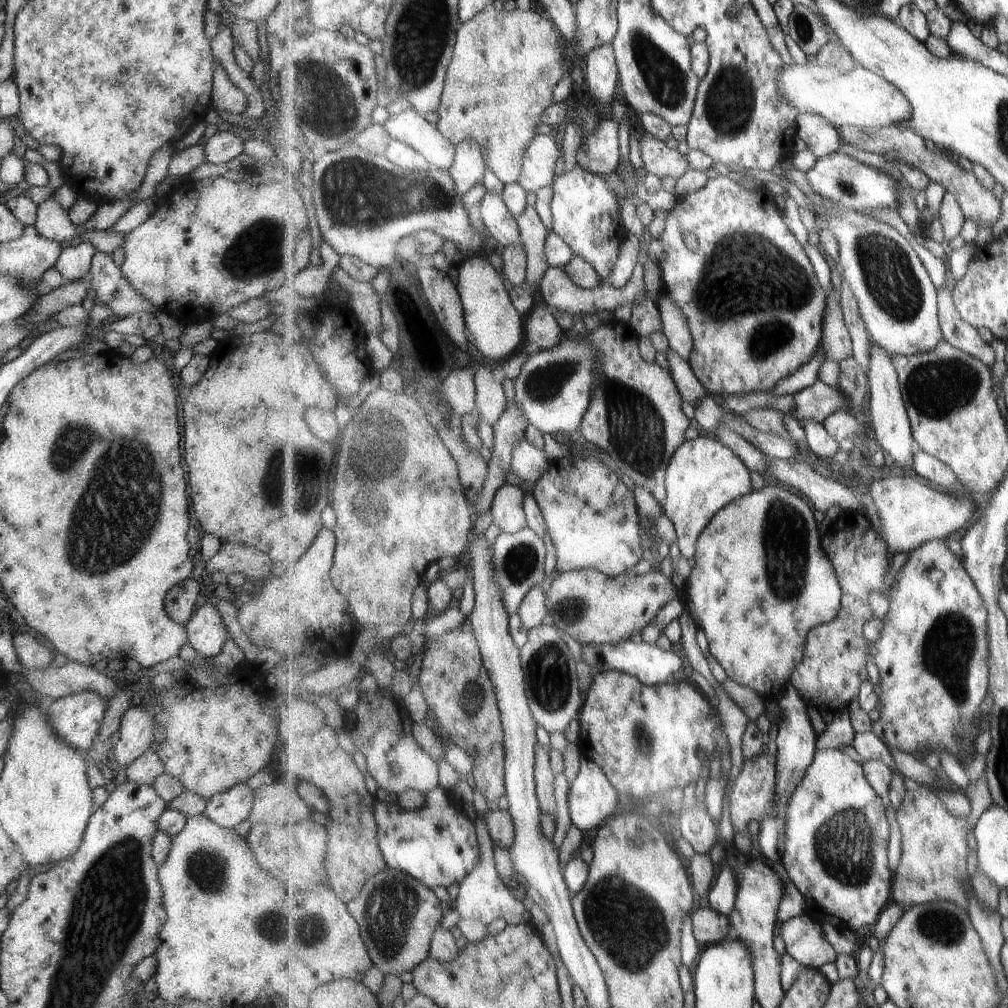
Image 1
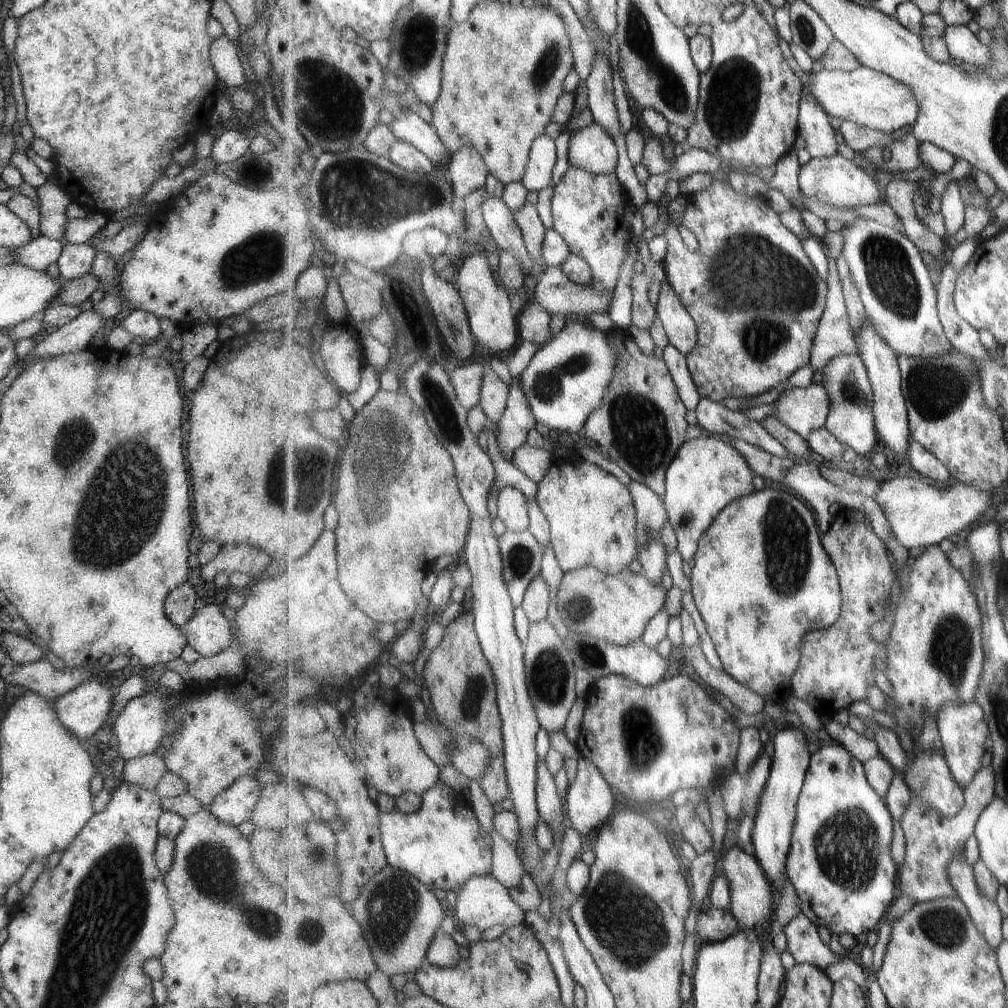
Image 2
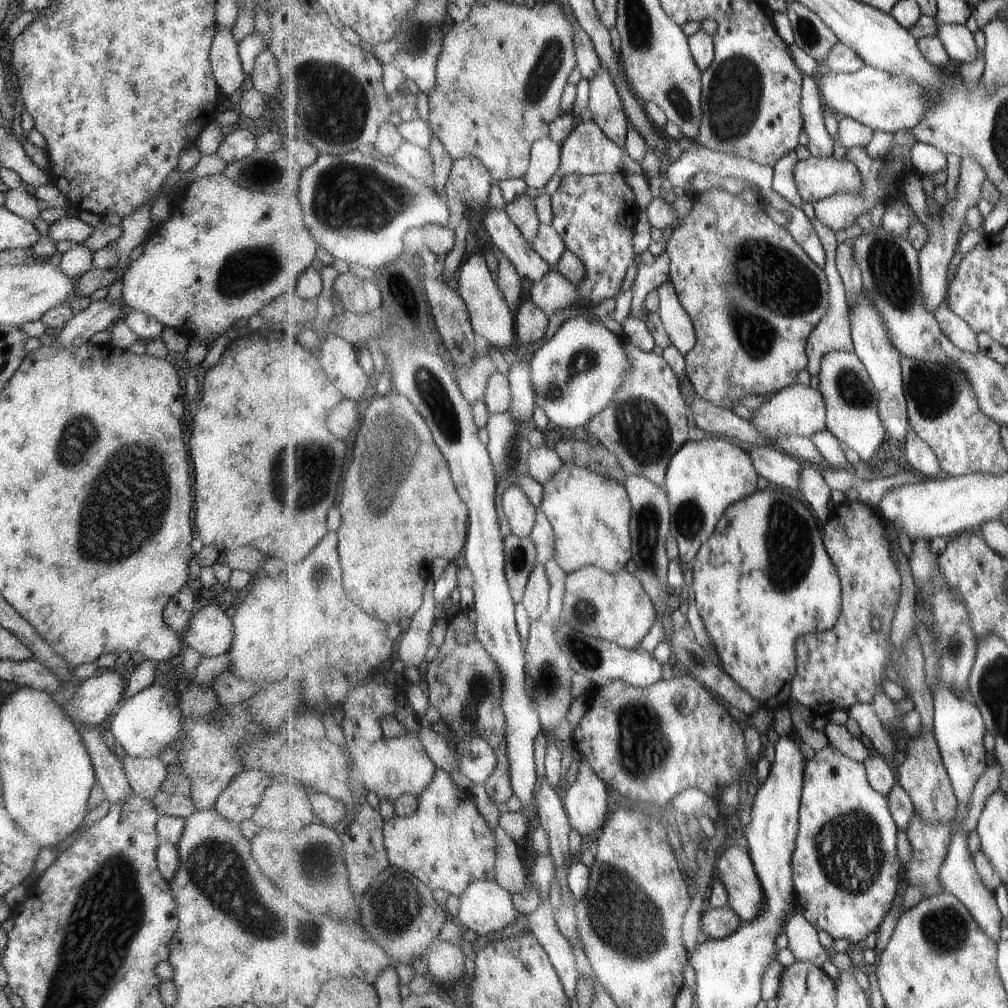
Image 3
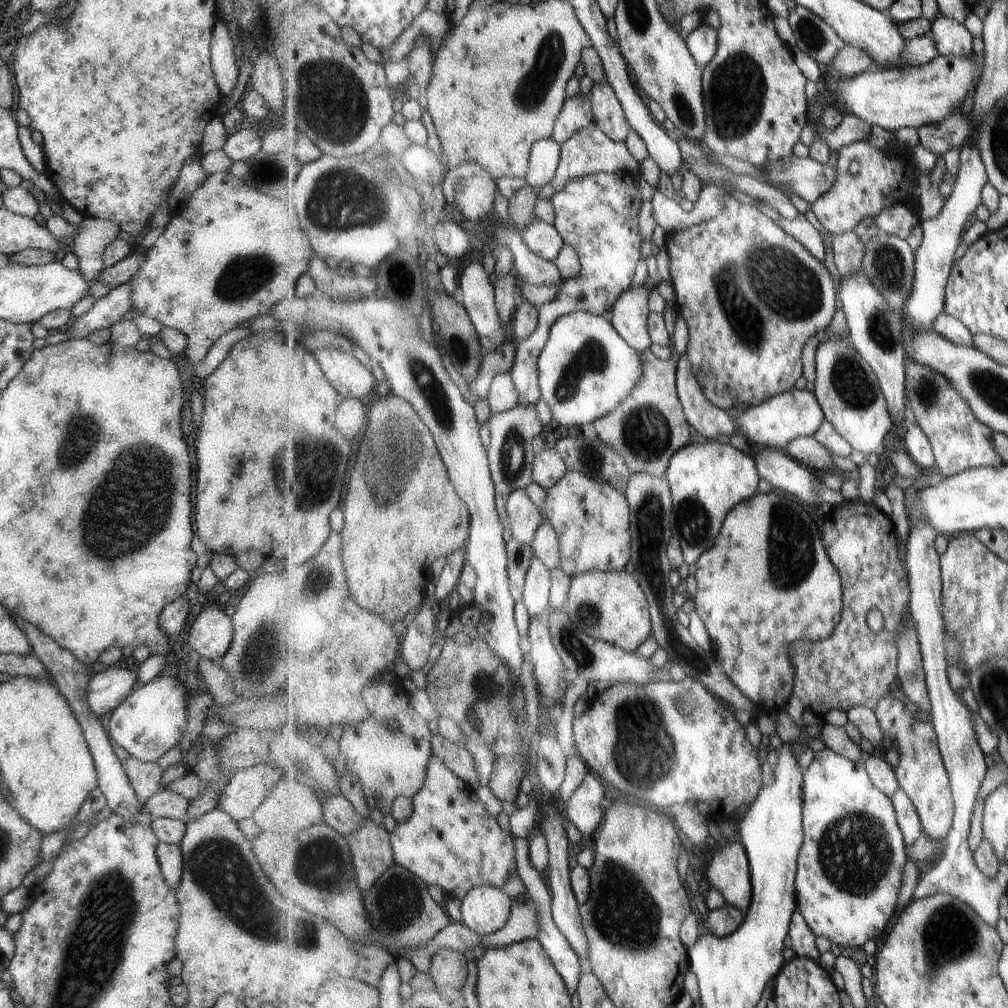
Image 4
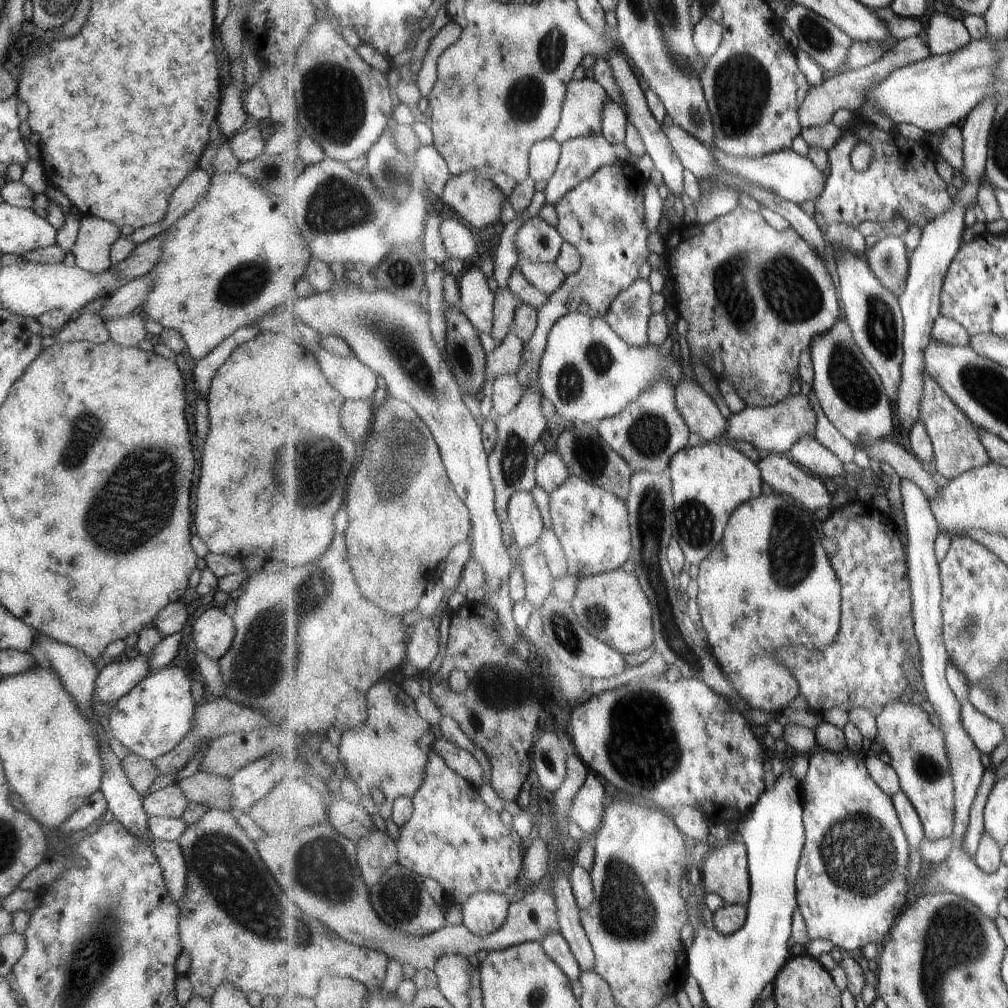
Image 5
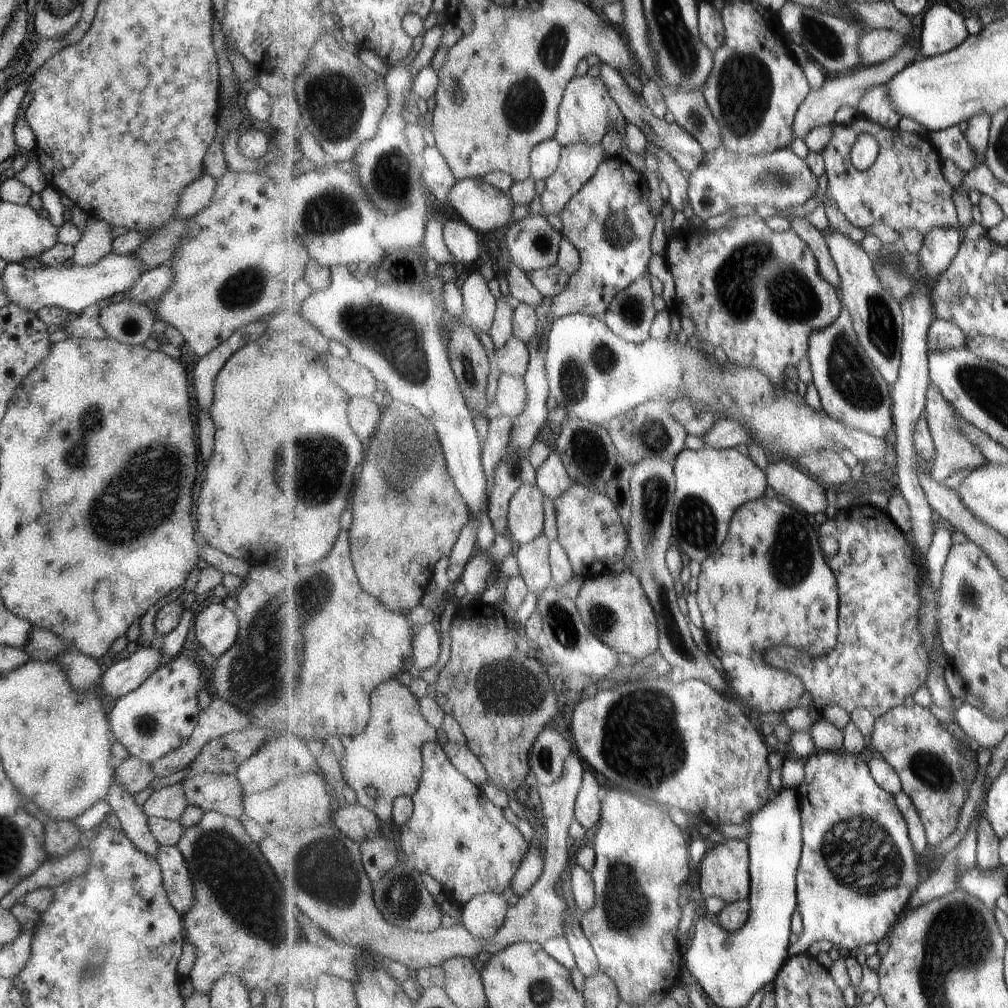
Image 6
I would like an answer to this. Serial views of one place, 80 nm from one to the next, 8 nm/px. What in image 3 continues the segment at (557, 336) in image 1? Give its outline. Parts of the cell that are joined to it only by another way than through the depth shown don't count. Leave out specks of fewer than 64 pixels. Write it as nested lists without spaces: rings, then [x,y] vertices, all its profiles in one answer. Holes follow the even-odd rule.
[[[524,302],[516,311],[516,332],[520,343],[543,341],[549,328],[549,316],[533,302]]]

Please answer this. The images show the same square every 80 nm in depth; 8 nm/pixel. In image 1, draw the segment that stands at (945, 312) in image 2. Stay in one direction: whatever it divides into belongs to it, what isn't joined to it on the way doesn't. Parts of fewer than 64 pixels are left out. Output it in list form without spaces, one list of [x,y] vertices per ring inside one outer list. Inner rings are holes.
[[[949,272],[949,284],[941,290],[939,296],[940,325],[942,336],[955,348],[981,360],[986,366],[995,364],[995,350],[979,334],[978,329],[968,324],[955,307],[952,291],[956,286],[953,274]]]

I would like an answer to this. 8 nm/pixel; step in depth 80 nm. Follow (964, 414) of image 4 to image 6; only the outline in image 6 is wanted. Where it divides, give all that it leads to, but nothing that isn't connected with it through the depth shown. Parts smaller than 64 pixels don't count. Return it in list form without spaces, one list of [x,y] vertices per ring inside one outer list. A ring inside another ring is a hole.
[[[932,383],[927,392],[925,418],[927,418],[937,452],[931,474],[939,483],[943,483],[943,480],[948,480],[963,470],[974,471],[988,463],[985,454],[979,450],[979,446],[975,446],[975,442],[959,430],[955,411],[956,409],[949,403],[949,400],[946,400],[938,387]]]

